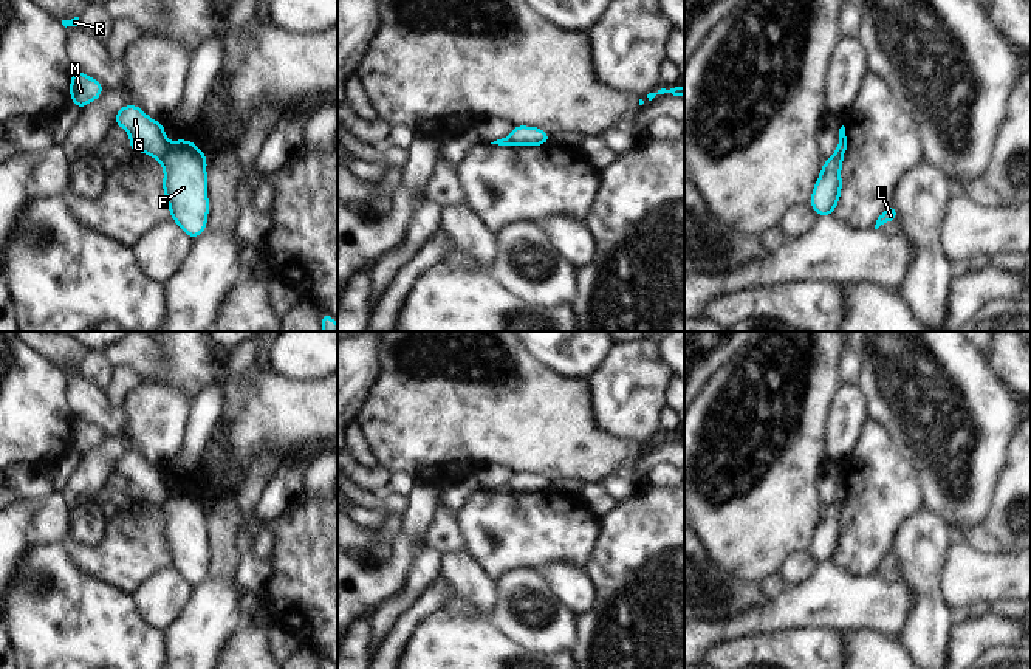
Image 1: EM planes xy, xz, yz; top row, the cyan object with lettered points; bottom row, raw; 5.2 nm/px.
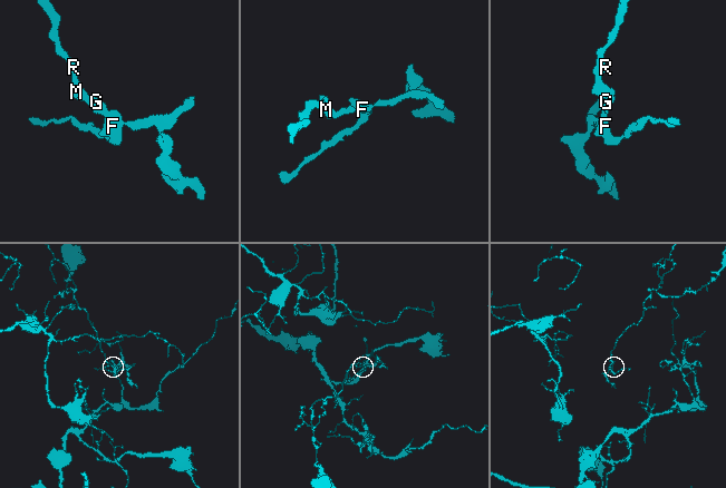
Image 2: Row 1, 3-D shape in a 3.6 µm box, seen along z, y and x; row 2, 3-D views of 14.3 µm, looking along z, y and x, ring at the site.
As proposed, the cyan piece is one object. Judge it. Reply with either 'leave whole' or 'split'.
split

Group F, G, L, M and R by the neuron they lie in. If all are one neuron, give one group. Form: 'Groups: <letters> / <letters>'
Groups: F L / G M R.

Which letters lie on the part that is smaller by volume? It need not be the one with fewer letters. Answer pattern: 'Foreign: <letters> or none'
Foreign: F, L.

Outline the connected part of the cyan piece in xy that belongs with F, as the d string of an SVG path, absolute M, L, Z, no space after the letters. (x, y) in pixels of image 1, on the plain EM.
M176 486L161 505L163 536L172 567L190 584L206 579L209 561L207 505L194 488Z

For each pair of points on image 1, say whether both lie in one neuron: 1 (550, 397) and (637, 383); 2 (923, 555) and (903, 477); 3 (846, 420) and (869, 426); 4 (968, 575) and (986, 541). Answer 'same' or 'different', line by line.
1: different
2: different
3: different
4: different

